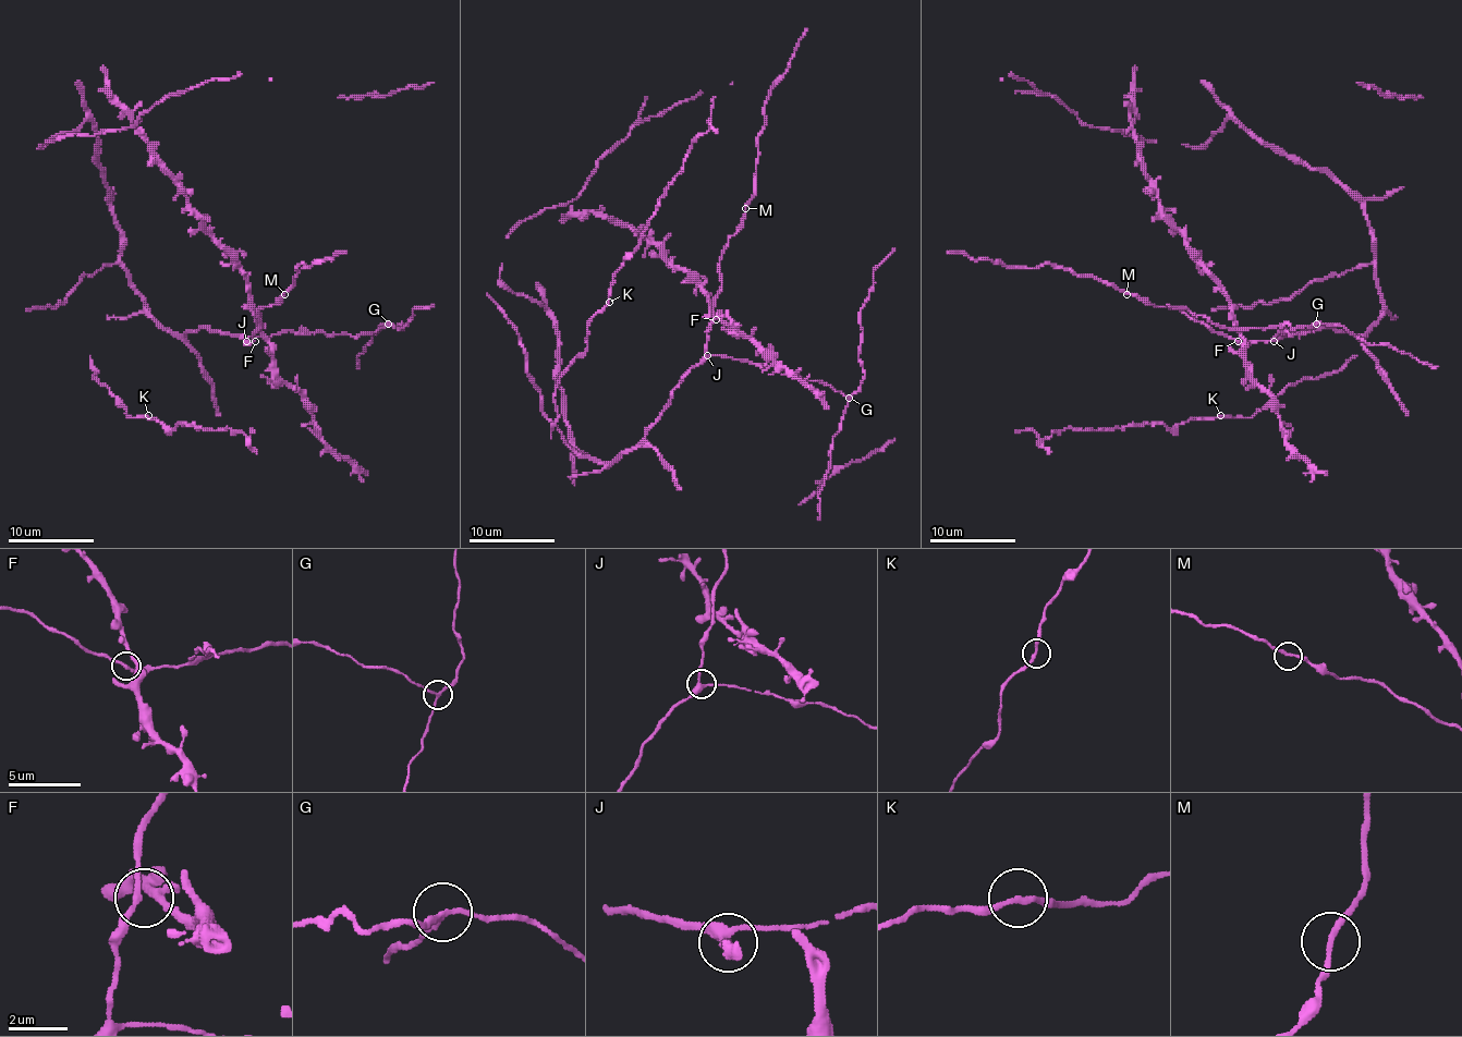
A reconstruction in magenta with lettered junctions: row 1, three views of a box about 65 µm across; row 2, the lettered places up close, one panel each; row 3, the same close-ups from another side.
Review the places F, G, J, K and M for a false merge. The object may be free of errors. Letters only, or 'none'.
G

